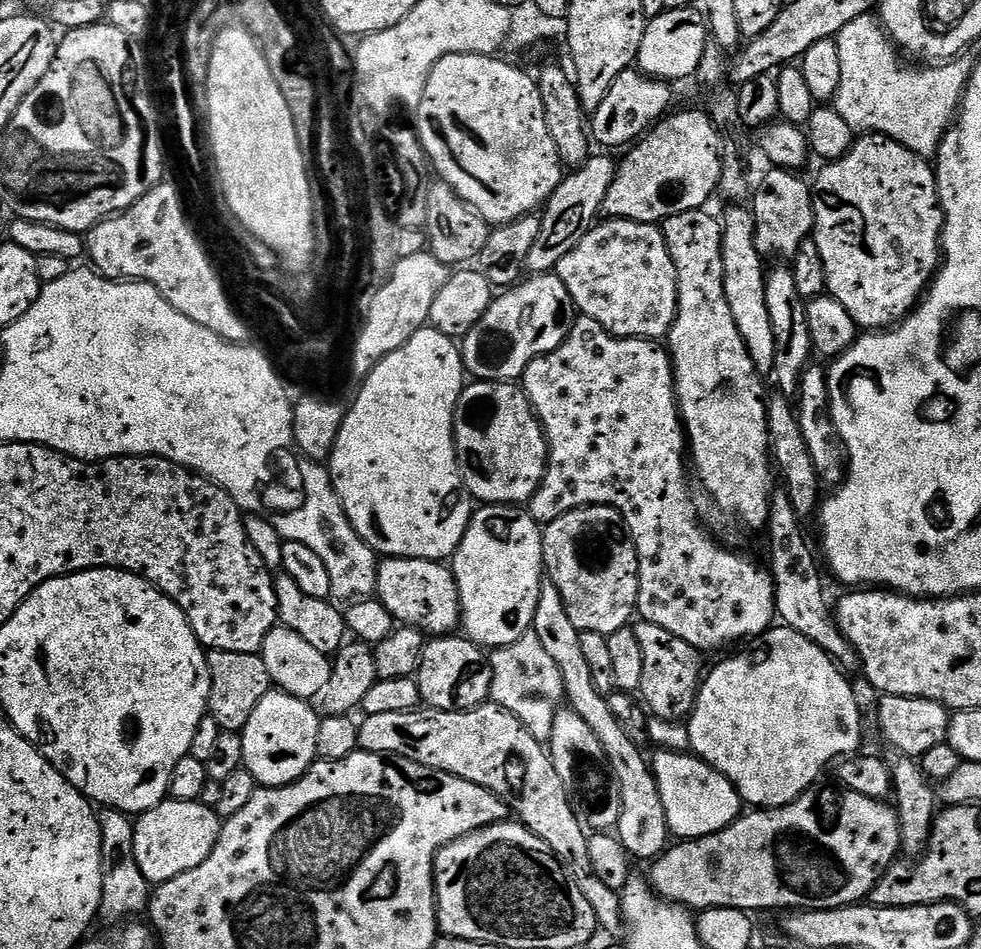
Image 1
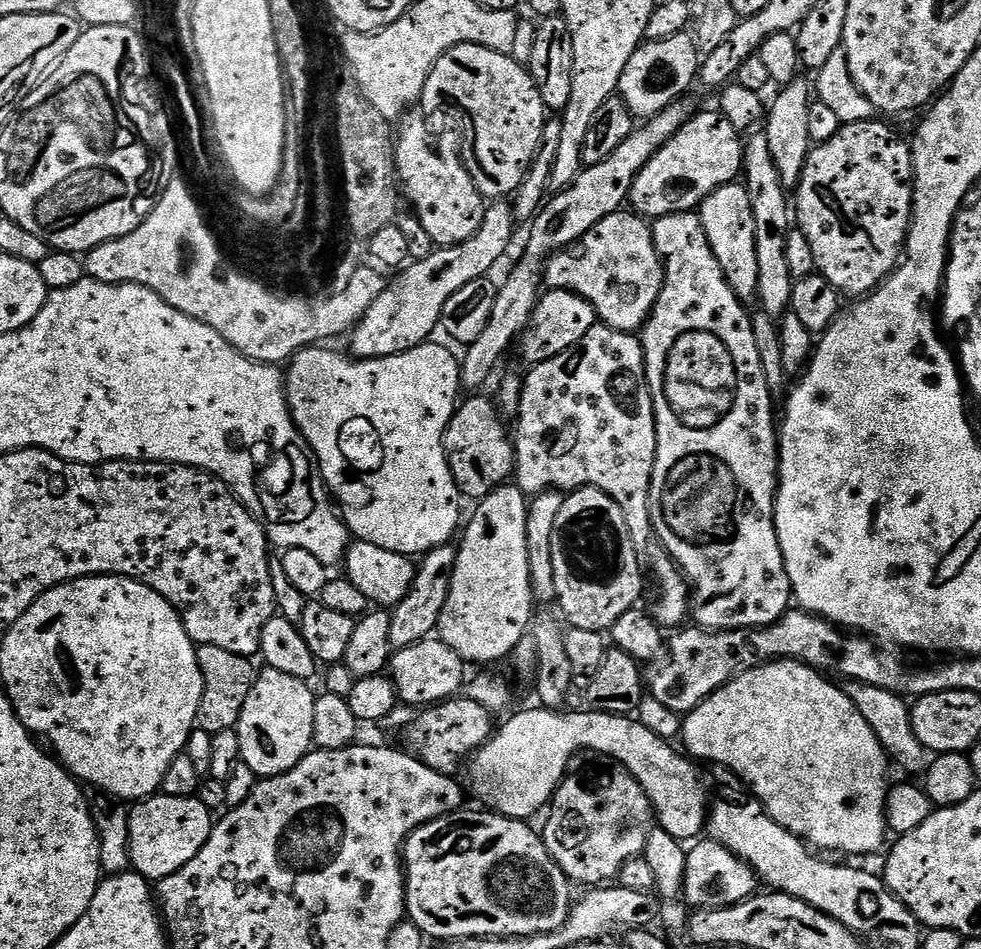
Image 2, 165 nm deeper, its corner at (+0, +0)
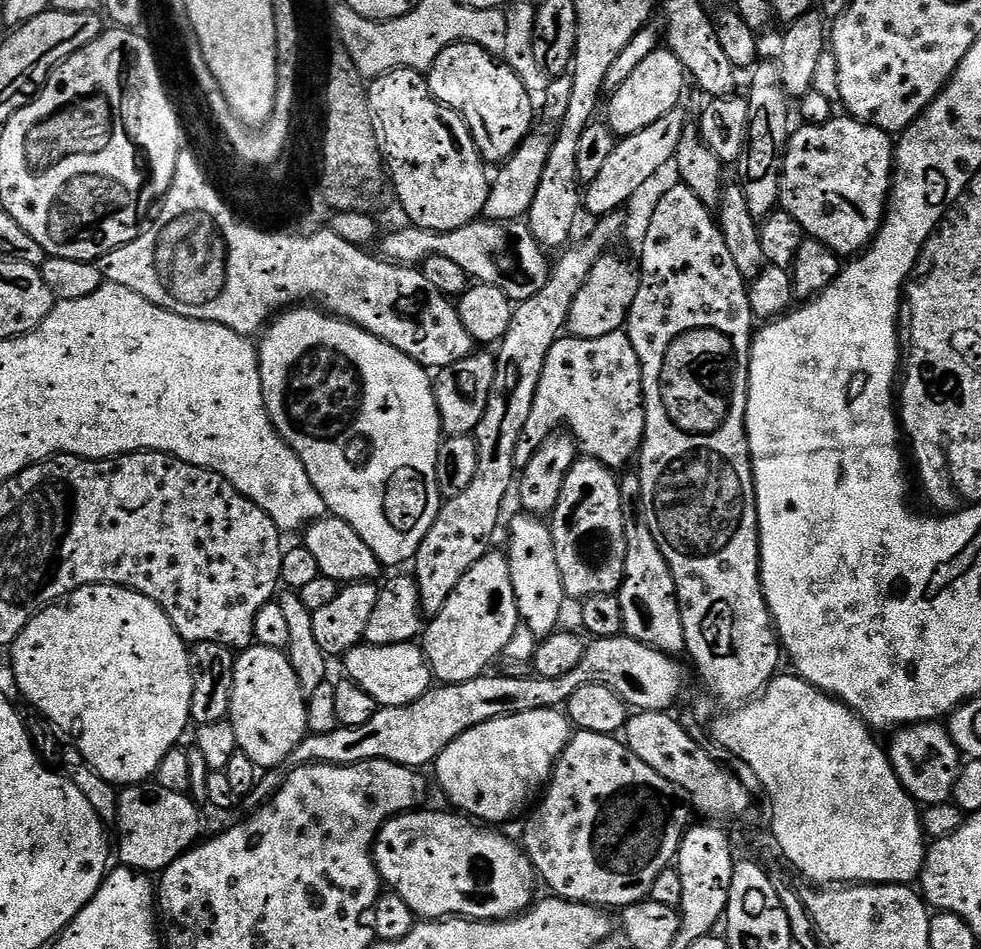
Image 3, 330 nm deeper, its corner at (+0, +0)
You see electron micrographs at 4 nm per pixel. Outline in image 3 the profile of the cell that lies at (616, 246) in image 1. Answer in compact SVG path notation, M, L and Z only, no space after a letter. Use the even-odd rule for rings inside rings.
M481 218L473 224L449 232L431 232L415 226L403 227L385 236L383 233L378 240L379 255L394 264L420 266L432 255L442 255L462 266L462 270L473 281L498 286L498 290L502 290L502 294L514 302L534 298L534 294L538 294L538 290L542 290L548 281L549 253L536 241L527 223L520 220Z

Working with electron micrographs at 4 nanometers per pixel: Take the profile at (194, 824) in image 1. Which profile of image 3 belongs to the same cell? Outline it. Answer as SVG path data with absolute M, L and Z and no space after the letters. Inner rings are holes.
M152 782L125 787L114 821L115 827L120 827L119 863L145 874L159 874L169 868L201 839L200 812L196 808L197 801L191 795L162 790Z

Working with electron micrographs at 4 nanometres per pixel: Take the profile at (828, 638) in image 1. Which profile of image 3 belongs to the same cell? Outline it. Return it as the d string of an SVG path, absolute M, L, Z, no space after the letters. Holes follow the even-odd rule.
M925 722L922 724L910 724L901 726L891 733L892 745L887 745L888 761L892 763L894 774L898 782L908 795L916 801L917 805L927 806L929 804L947 804L951 801L954 782L958 780L958 774L962 767L962 753L960 747L952 741L947 727L940 722Z

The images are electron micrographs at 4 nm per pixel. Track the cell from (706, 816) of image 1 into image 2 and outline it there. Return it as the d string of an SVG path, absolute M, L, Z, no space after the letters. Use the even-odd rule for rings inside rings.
M535 707L510 717L501 728L499 725L493 731L491 738L476 751L475 756L471 757L472 788L476 791L477 798L484 803L481 805L487 806L501 816L508 816L511 820L531 821L533 819L531 816L538 815L540 811L541 815L551 805L556 789L560 787L565 776L569 775L568 763L575 758L576 752L585 748L588 752L609 756L612 759L609 761L615 762L636 779L650 798L655 823L662 831L681 842L695 841L705 831L710 795L708 796L703 782L700 781L700 772L695 768L697 765L679 747L671 748L673 745L669 741L651 732L632 716L619 716L591 710L568 712L569 710Z

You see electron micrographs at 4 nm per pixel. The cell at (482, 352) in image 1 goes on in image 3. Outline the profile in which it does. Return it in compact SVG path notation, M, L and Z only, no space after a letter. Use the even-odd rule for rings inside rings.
M611 254L601 256L586 278L586 286L578 290L574 306L570 306L567 331L577 340L602 338L602 334L621 331L628 323L628 311L634 302L634 294L638 294L639 285L640 278L633 265L631 268L626 261Z

